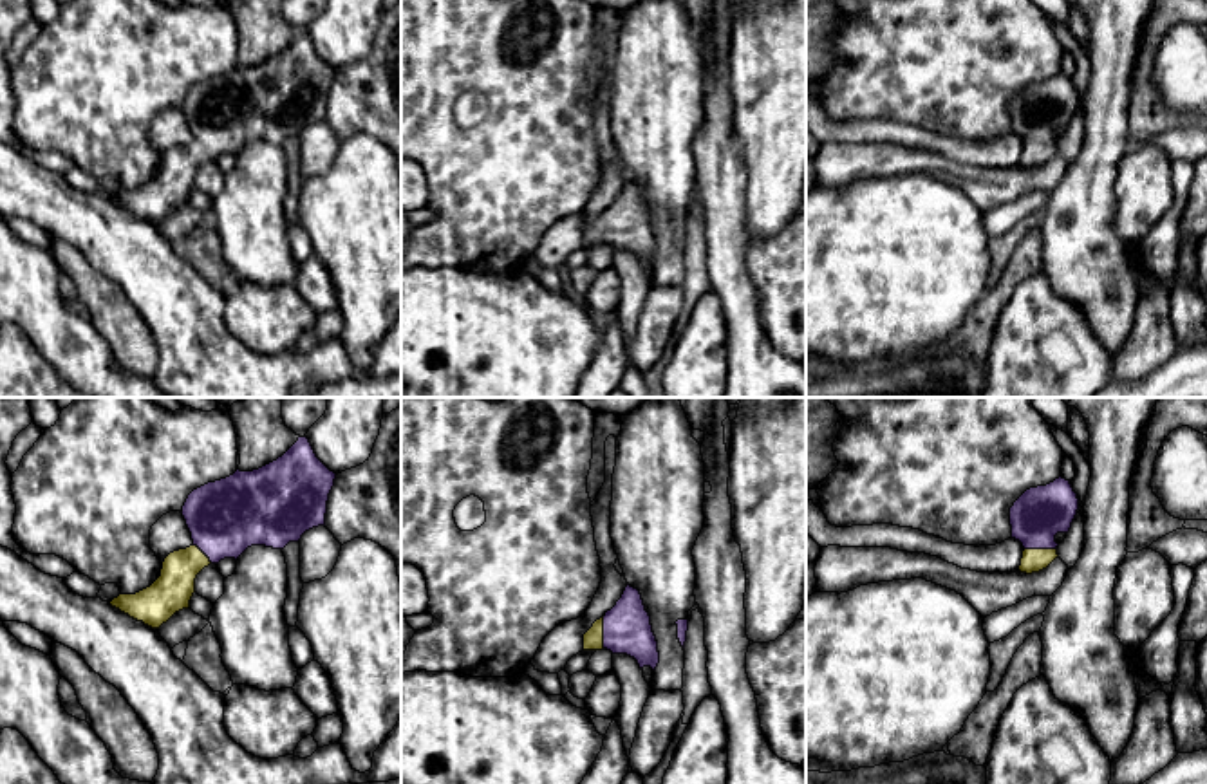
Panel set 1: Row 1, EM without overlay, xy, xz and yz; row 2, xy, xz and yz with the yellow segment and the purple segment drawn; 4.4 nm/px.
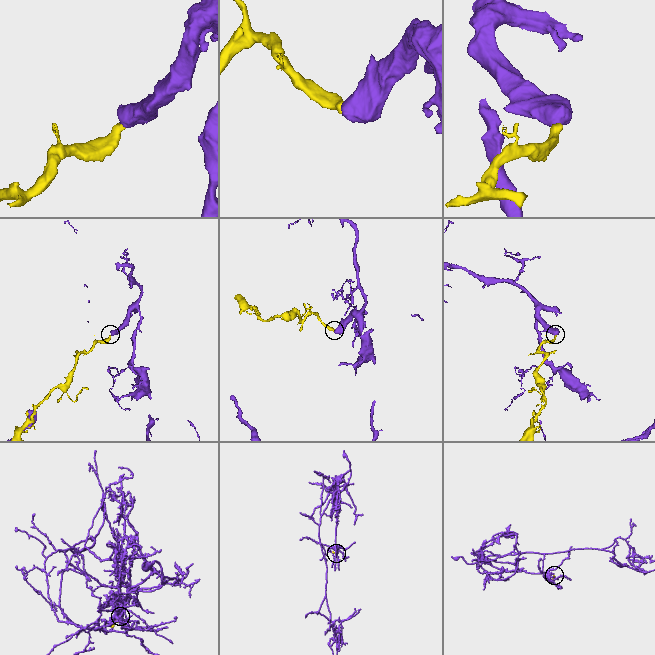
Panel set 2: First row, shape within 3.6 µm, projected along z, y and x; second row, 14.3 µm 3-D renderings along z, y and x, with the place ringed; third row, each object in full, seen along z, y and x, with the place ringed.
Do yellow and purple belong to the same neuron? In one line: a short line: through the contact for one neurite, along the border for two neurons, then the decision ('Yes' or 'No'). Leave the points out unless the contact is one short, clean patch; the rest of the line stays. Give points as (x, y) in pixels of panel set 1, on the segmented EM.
Line: xz (593, 640), (602, 633), (627, 629). Yes

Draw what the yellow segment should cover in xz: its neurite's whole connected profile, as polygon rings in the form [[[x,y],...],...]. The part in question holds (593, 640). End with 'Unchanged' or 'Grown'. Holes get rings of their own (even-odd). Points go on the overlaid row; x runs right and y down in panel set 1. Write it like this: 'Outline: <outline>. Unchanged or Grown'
Outline: [[[629,583],[616,605],[584,634],[584,650],[602,649],[634,658],[640,668],[650,667],[656,670],[660,663],[650,616],[640,591]]]. Grown

